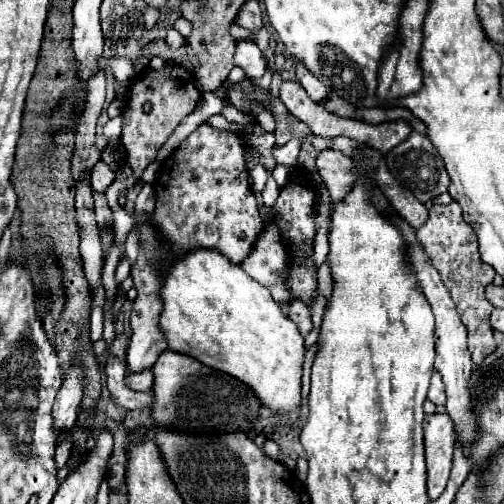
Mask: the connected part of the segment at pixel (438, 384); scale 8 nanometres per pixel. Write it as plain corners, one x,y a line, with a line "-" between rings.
432,375
432,381
430,381
430,391
428,391
428,399
434,403
434,405
444,405
446,403
446,391
444,391
444,383
440,379
440,375

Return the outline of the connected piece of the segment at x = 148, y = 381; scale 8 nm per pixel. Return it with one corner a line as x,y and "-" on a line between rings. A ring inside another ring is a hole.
142,371
142,373
136,373
136,375
128,375
126,385
134,391
150,391
152,385
154,385
154,375
152,375
152,371

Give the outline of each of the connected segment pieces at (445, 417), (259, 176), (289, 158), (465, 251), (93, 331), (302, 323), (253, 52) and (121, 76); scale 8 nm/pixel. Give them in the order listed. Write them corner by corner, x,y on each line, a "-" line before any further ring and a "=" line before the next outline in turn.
434,413
424,417
426,439
426,467
428,467
428,497
436,499
446,489
452,453
454,453
454,427
448,413
=
256,165
256,167
250,169
250,179
252,179
252,189
254,189
254,191
260,191
260,189
264,189
264,185
266,185
268,171
266,171
262,165
=
290,139
286,145
274,147
274,157
276,157
276,161
278,161
280,165
292,167
292,165
296,163
296,159
298,159
300,147
302,147
302,143
300,143
298,139
=
456,201
448,205
432,205
428,209
428,221
416,231
416,237
420,239
424,251
432,259
432,265
438,269
444,285
448,287
462,323
468,329
468,347
472,353
472,361
474,365
480,365
482,359
486,359
488,353
498,347
490,325
490,313
494,307
484,295
484,289
492,283
496,271
490,265
482,263
478,255
478,237
474,229
462,219
462,209
=
94,307
92,315
90,315
90,339
98,341
102,339
102,327
104,327
104,317
102,317
102,309
=
294,299
294,301
288,305
288,317
298,325
300,333
302,333
304,337
310,333
310,329
312,329
312,317
310,317
308,307
304,307
302,301
296,301
296,299
=
238,41
234,63
240,69
244,69
246,77
250,77
250,79
262,77
266,73
266,67
268,67
264,53
258,49
256,43
250,43
250,41
=
100,57
100,71
110,71
122,83
134,81
137,75
132,69
132,61
126,57
114,57
114,59

